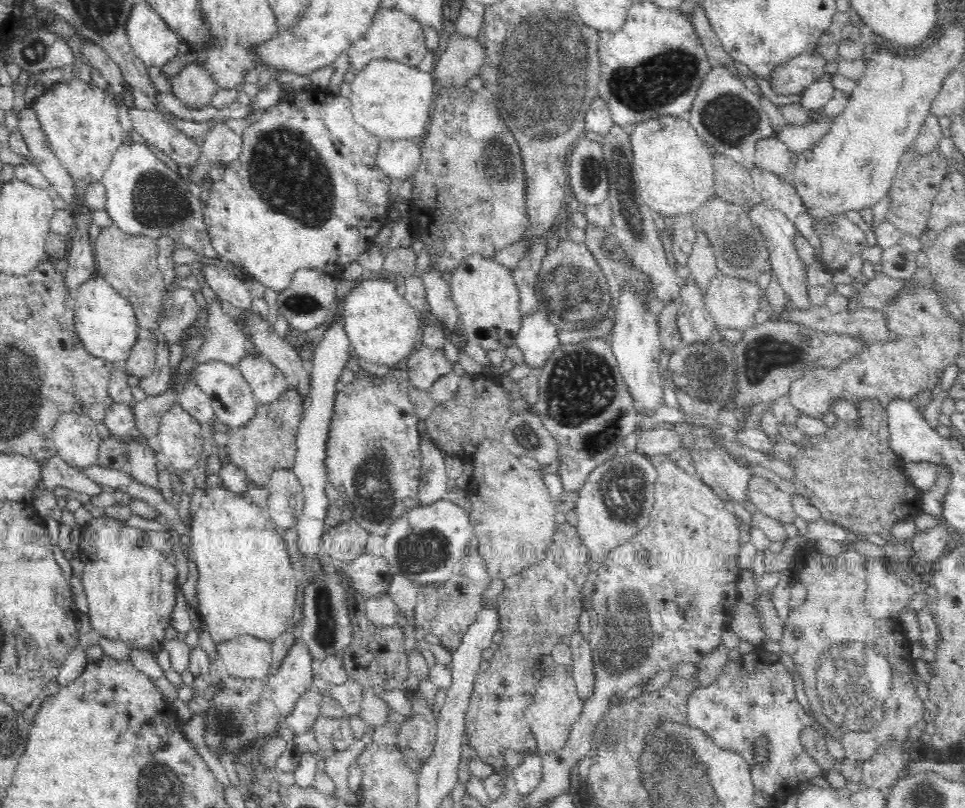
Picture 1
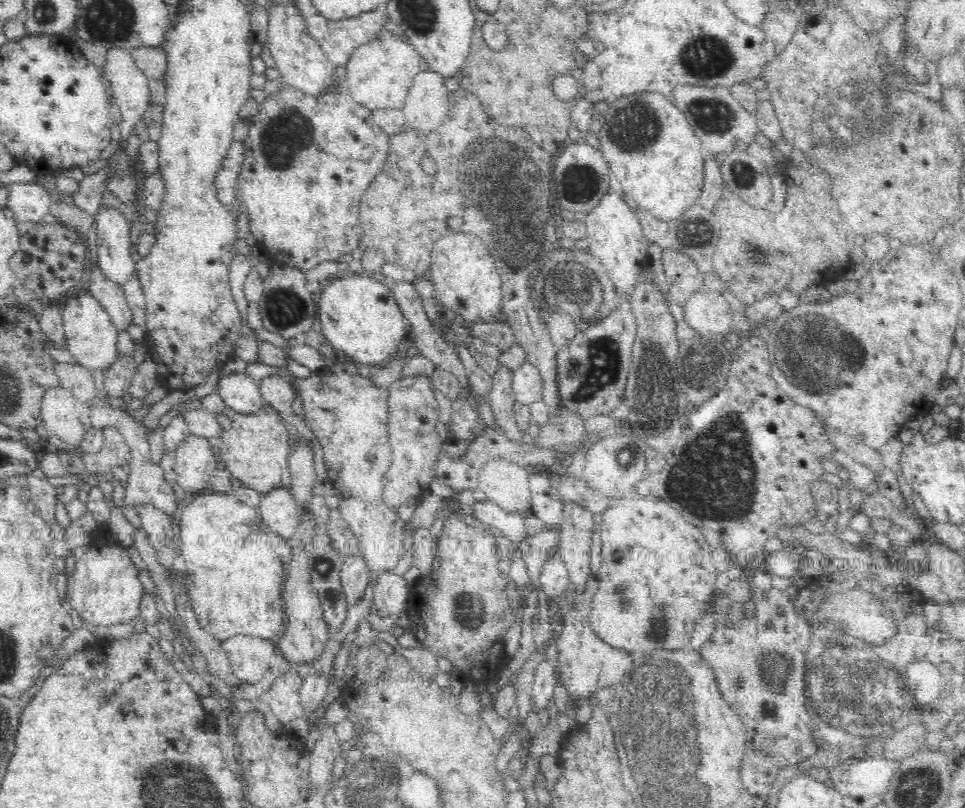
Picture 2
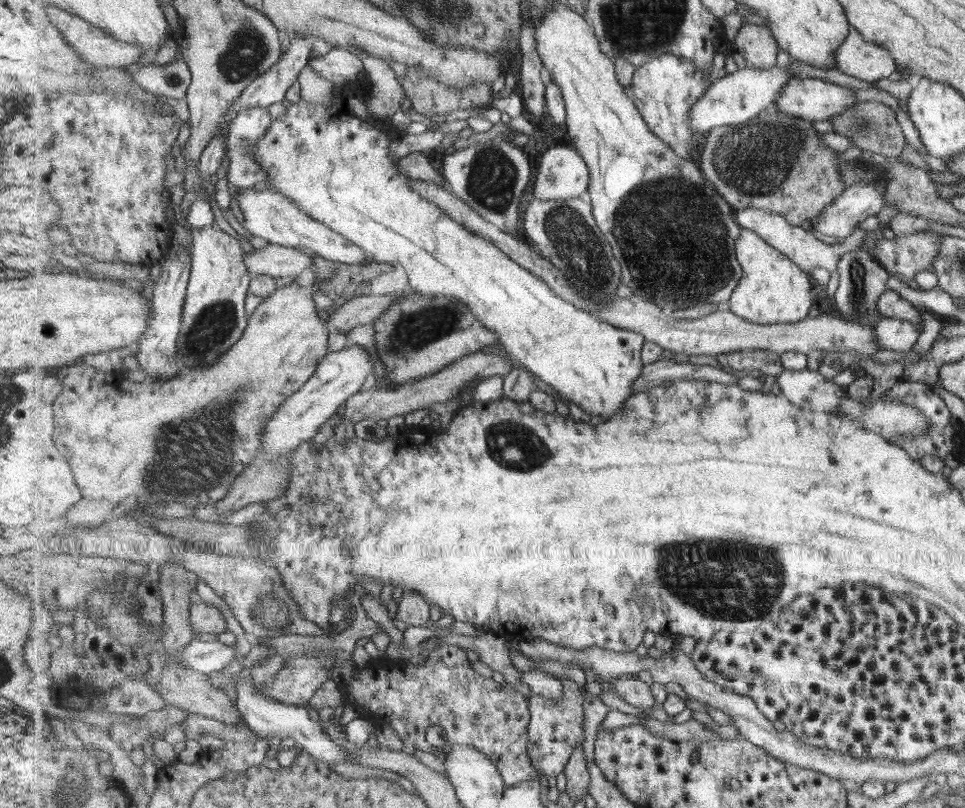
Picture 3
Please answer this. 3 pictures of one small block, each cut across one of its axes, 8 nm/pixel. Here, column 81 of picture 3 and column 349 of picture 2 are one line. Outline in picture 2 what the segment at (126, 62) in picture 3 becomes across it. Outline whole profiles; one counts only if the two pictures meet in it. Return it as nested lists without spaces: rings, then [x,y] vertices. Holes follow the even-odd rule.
[[[383,8],[379,9],[378,12],[366,12],[360,14],[360,16],[356,16],[356,18],[342,18],[342,20],[325,18],[324,15],[317,12],[314,16],[304,18],[304,23],[306,23],[308,33],[310,33],[312,39],[320,45],[320,48],[324,51],[328,60],[336,67],[344,66],[348,58],[350,58],[352,50],[354,50],[356,46],[360,46],[362,42],[374,38],[374,34],[386,24],[386,16],[384,16],[380,10],[383,10]]]

